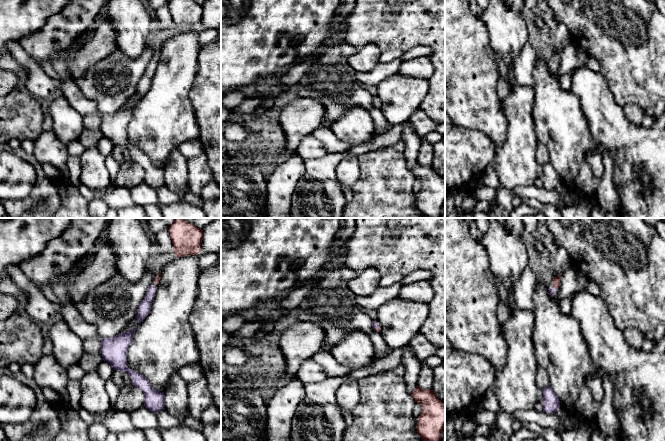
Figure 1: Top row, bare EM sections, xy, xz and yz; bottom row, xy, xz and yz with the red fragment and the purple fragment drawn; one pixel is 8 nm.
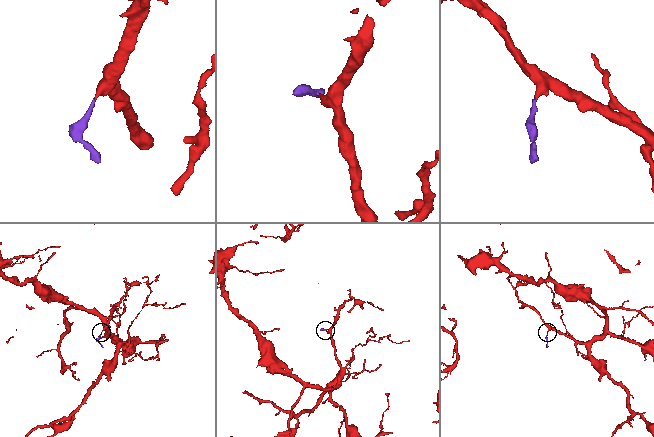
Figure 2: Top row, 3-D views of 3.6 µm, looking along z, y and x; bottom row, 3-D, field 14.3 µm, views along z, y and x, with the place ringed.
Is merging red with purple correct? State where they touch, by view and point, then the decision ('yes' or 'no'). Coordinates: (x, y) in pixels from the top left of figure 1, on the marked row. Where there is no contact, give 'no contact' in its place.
contact xz (378, 327); yes

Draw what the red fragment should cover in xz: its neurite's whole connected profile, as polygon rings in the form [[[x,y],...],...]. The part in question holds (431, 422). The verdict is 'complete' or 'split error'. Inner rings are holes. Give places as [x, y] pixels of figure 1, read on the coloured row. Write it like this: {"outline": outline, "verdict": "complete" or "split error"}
{"outline": [[[416,386],[411,396],[422,405],[418,417],[417,433],[423,441],[439,442],[445,428],[445,404],[433,390],[424,390]]], "verdict": "complete"}

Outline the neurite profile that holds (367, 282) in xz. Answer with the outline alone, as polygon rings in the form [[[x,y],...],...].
[[[369,267],[352,279],[348,283],[347,288],[355,296],[370,296],[379,288],[380,278],[380,272],[373,267]]]

